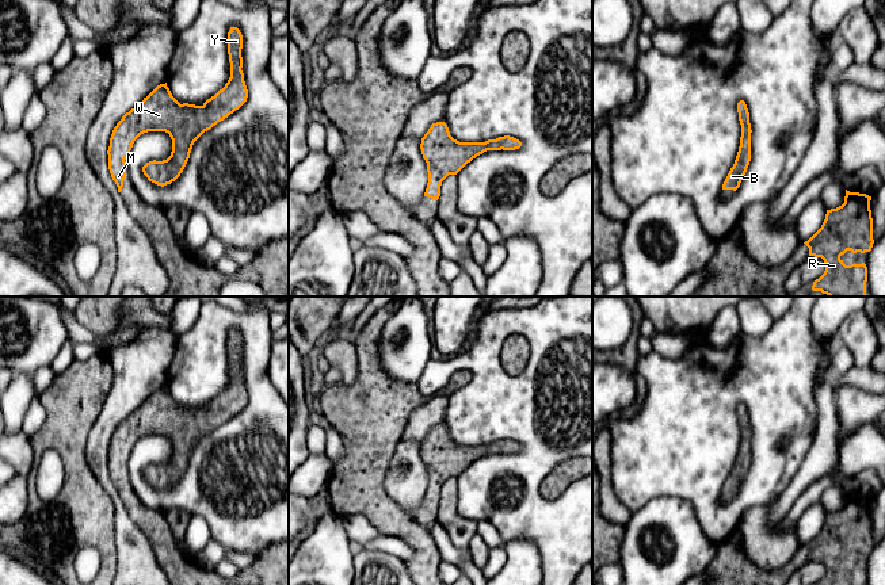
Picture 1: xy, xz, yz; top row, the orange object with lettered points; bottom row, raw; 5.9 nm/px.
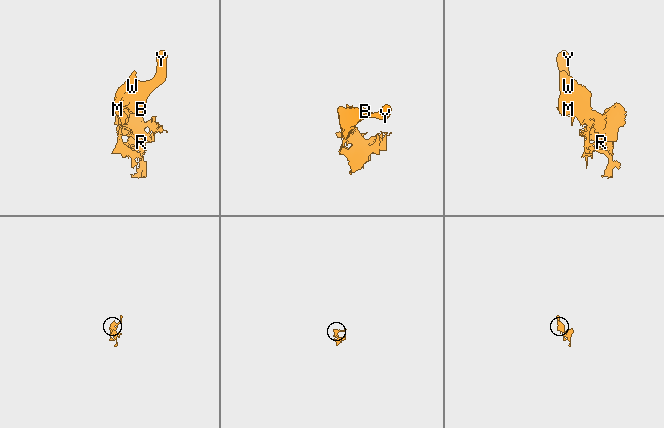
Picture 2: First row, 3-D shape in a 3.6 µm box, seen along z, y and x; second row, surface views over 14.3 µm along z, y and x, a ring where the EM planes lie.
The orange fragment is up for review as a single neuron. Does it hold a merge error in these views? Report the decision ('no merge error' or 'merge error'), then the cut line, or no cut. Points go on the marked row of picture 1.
no merge error; no cut

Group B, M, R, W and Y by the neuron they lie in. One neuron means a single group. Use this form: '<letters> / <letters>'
B M R W Y

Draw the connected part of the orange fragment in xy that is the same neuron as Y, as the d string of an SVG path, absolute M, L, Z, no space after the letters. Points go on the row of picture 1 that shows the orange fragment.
M237 27L228 32L230 77L225 87L202 106L180 104L165 84L157 85L142 102L126 112L117 123L110 138L108 169L122 191L126 158L134 141L148 131L165 131L172 139L172 152L167 160L149 161L142 167L144 175L157 186L175 181L183 172L194 142L218 122L239 110L248 98L243 68L243 35Z

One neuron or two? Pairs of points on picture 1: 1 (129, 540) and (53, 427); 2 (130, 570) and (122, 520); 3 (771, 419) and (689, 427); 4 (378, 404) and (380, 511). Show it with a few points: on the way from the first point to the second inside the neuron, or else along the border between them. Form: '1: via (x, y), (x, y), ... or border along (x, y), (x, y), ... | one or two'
1: border along (114, 526), (114, 550), (118, 557) | two
2: via (130, 558), (130, 547), (124, 540), (124, 532) | one
3: via (751, 398), (718, 397), (709, 406) | one
4: via (374, 431), (374, 484) | one

